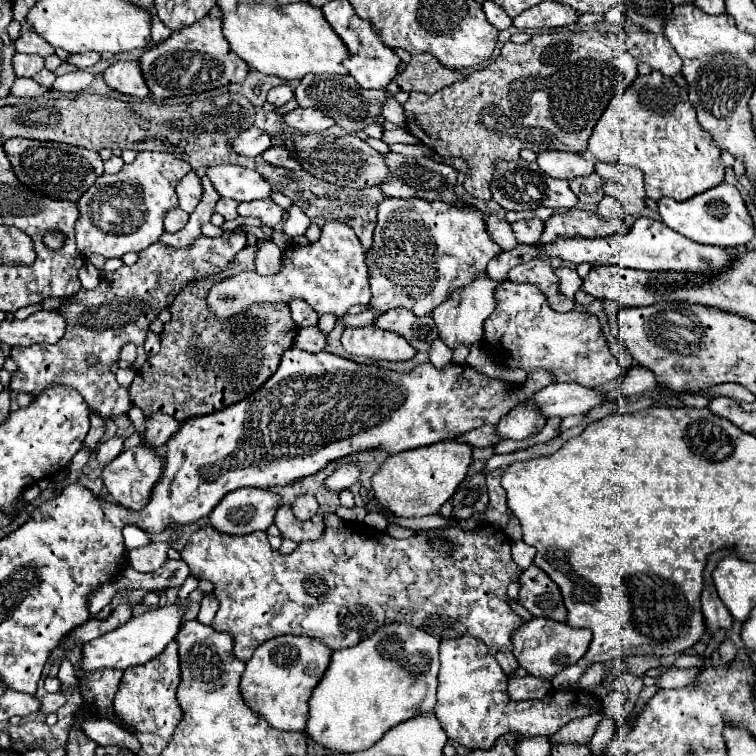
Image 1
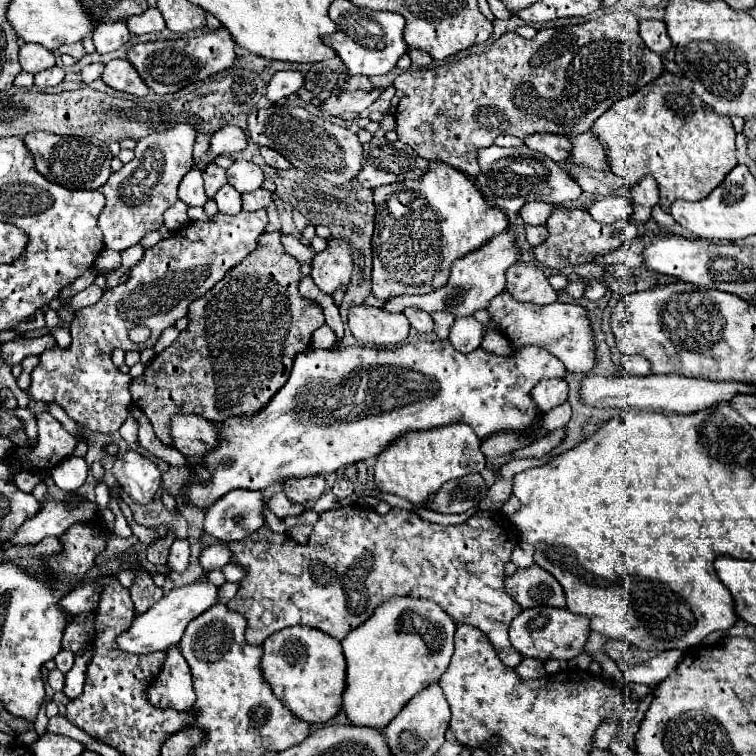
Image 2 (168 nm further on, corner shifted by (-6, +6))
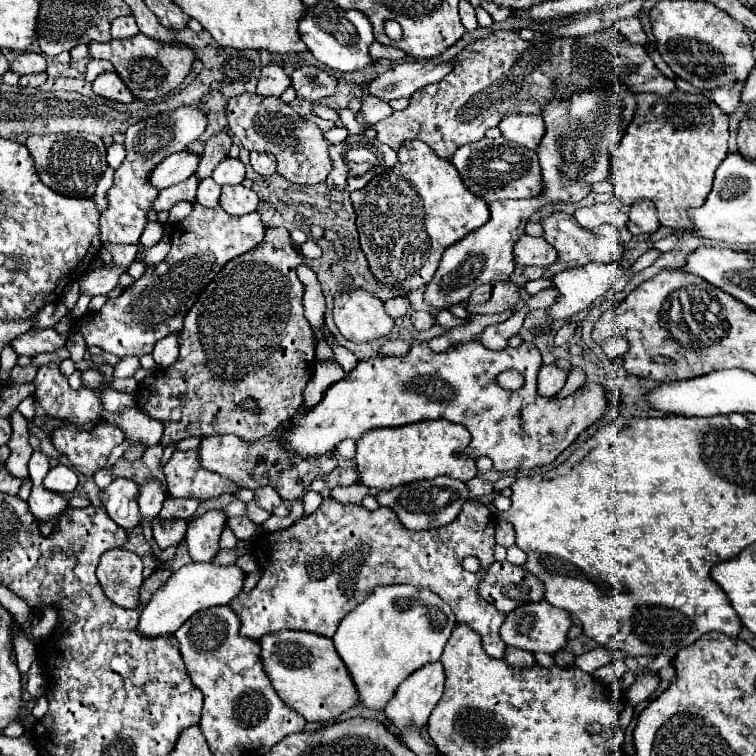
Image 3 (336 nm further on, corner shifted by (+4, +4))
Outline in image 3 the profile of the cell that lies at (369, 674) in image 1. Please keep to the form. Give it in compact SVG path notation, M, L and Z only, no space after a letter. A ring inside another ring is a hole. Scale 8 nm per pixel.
M378 586L358 604L332 636L334 648L346 664L362 708L380 712L398 686L416 670L440 660L440 654L456 626L452 610L434 592L410 586Z

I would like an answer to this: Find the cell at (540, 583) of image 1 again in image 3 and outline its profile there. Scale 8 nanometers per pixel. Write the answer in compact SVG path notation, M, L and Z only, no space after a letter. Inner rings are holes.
M494 562L488 574L484 574L478 592L506 614L522 604L544 600L544 584L524 566L514 566L510 562Z

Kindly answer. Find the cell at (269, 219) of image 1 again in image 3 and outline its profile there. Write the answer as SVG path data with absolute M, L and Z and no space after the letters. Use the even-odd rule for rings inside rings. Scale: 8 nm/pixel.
M242 184L224 186L220 196L220 206L232 216L242 216L258 208L258 194L254 190L244 188Z

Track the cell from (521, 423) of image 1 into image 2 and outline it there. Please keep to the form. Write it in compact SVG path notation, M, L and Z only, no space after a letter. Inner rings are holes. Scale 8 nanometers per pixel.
M552 378L552 380L540 380L534 390L532 398L538 404L542 412L550 412L554 406L566 402L568 398L568 382L564 378Z

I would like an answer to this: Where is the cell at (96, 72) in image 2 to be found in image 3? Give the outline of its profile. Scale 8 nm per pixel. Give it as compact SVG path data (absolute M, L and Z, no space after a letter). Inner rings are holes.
M90 60L88 66L86 66L86 76L84 76L84 78L86 78L88 82L92 82L96 74L102 74L102 72L106 72L106 70L114 70L112 64L108 64L106 60Z

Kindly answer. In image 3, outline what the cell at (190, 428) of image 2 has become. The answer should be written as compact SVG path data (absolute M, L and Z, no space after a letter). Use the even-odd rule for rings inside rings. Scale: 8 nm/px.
M202 436L198 446L198 460L204 470L218 472L232 480L238 488L250 488L258 490L262 486L272 486L280 492L282 500L294 502L298 500L304 490L316 480L318 476L330 474L338 462L334 456L324 456L320 460L296 460L296 456L288 456L288 452L280 452L276 448L278 438L266 436L264 440L256 442L244 442L238 436Z

